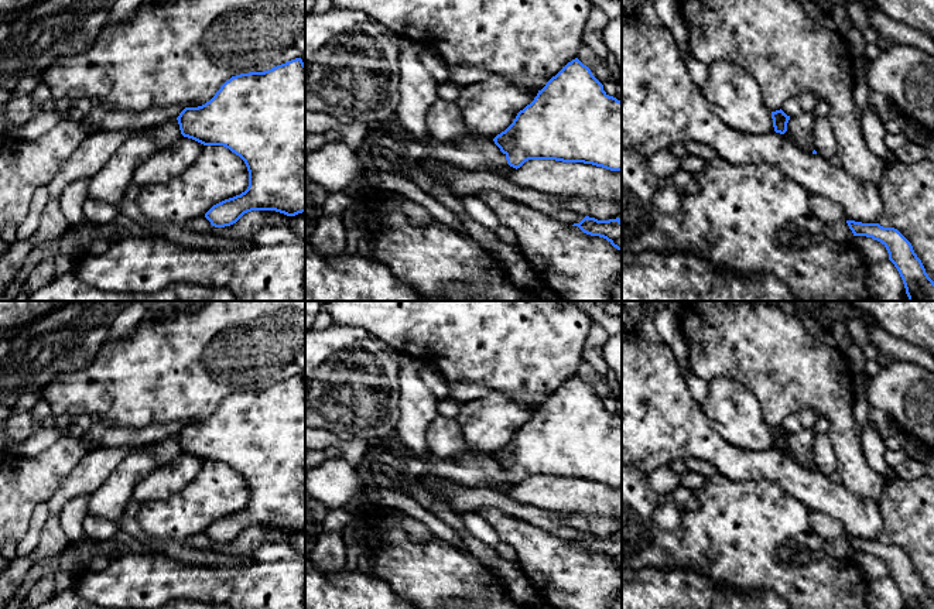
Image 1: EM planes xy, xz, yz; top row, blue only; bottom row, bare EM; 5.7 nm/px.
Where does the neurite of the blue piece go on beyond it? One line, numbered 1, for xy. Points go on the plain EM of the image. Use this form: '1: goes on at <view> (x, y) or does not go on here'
1: does not go on here

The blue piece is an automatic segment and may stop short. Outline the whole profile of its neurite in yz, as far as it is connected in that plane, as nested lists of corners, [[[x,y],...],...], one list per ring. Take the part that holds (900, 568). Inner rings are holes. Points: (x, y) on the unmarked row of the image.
[[[846,537],[846,540],[853,552],[872,554],[886,564],[889,577],[894,581],[903,596],[906,609],[934,609],[934,598],[926,589],[911,560],[897,545],[855,537]]]

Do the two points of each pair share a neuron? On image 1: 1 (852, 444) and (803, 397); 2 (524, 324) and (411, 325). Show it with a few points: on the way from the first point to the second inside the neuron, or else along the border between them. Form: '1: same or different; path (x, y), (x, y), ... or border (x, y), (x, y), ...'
1: same; path (842, 428), (842, 423), (818, 399)
2: same; path (496, 324), (440, 325)

